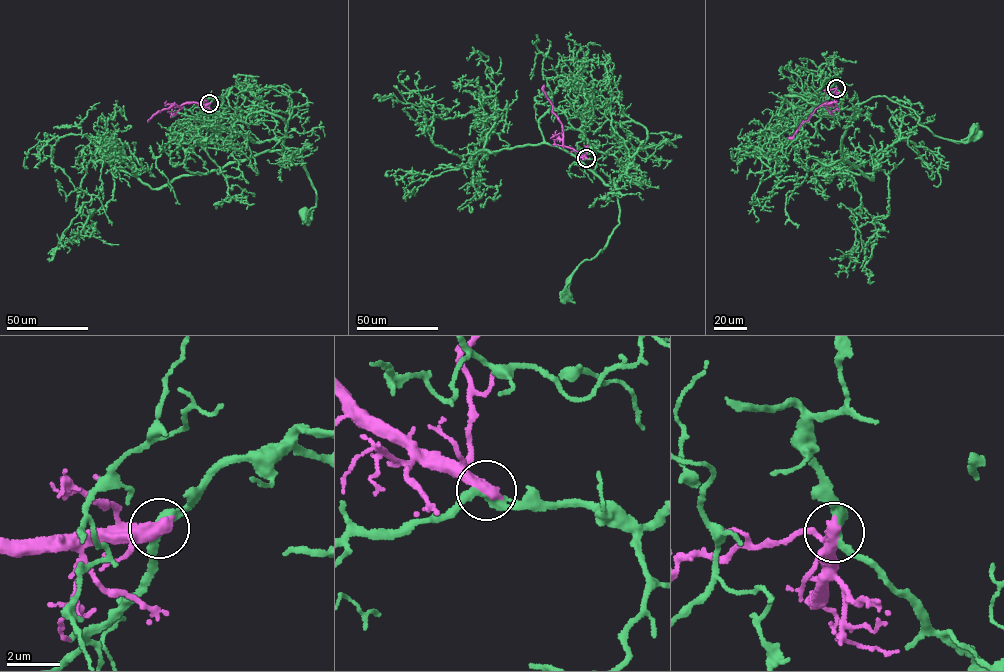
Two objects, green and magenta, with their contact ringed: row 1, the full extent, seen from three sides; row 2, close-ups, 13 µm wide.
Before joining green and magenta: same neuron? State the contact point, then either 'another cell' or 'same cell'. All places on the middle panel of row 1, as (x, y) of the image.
at (586, 158); another cell

